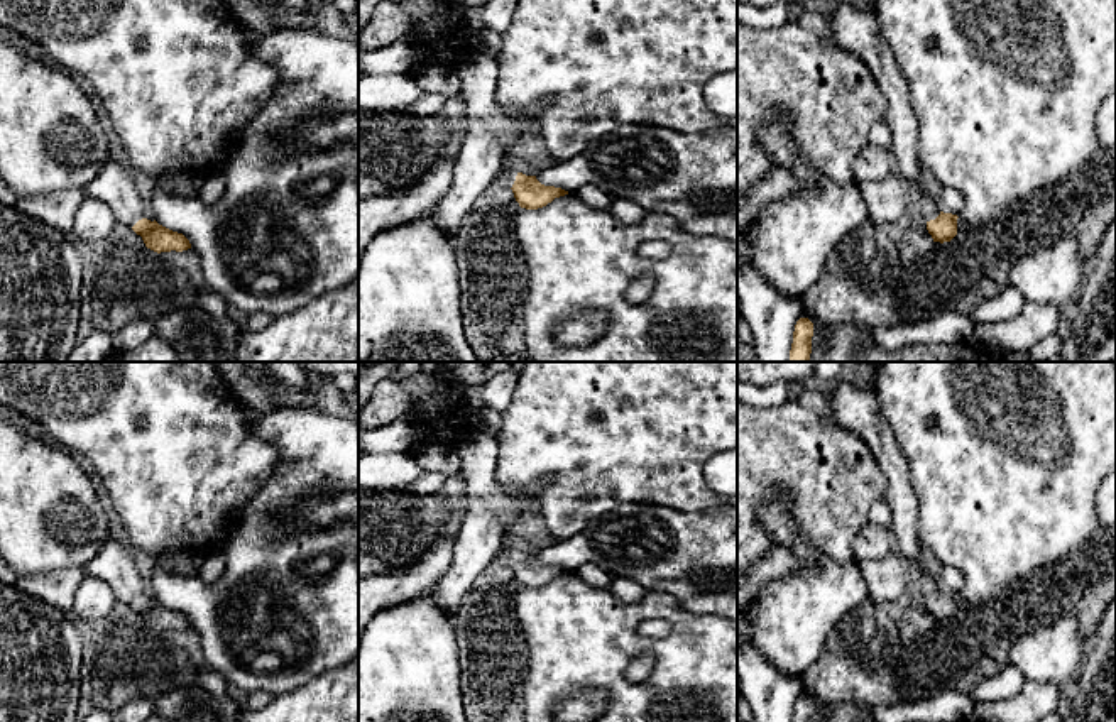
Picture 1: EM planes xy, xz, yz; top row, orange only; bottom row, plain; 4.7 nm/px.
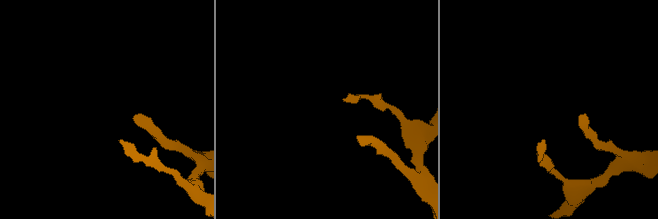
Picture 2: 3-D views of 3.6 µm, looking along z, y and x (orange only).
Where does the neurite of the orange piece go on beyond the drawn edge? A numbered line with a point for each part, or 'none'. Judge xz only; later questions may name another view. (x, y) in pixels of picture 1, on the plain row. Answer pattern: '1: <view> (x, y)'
1: xz (506, 555)

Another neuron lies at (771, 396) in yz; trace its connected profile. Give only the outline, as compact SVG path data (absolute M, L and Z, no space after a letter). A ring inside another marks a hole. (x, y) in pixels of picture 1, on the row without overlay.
M737 379L737 401L751 407L778 407L785 404L793 394L793 386L786 382L759 387Z

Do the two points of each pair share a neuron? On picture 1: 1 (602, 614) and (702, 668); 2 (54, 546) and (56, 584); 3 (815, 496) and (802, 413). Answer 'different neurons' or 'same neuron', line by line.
1: same neuron
2: different neurons
3: same neuron

